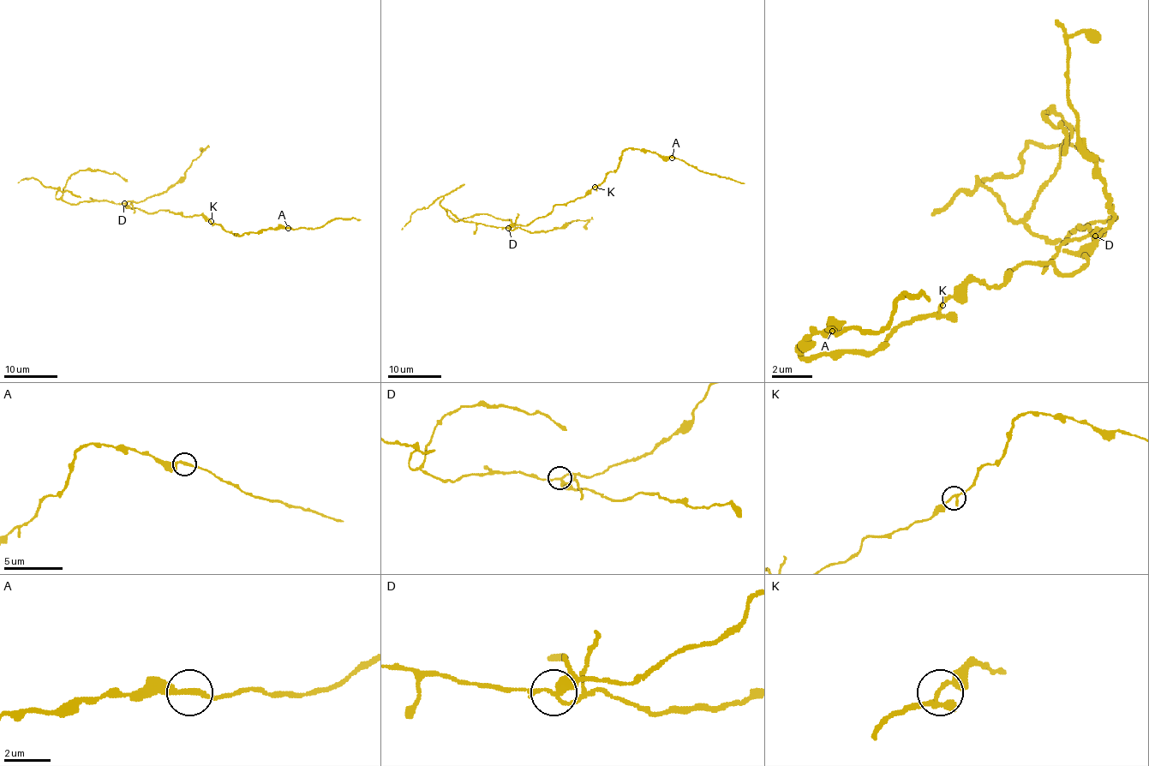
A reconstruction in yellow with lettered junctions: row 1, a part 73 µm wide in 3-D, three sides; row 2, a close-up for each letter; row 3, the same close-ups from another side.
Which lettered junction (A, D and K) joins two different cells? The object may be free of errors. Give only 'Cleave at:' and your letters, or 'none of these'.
Cleave at: D

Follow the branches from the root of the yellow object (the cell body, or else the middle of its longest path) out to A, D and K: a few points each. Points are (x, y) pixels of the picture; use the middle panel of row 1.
A: (561, 205), (583, 198), (617, 168), (620, 154), (629, 148), (646, 149), (672, 158)
D: (561, 205), (556, 205), (544, 217), (525, 226), (511, 224), (507, 227)
K: (561, 205), (583, 198), (595, 187)

